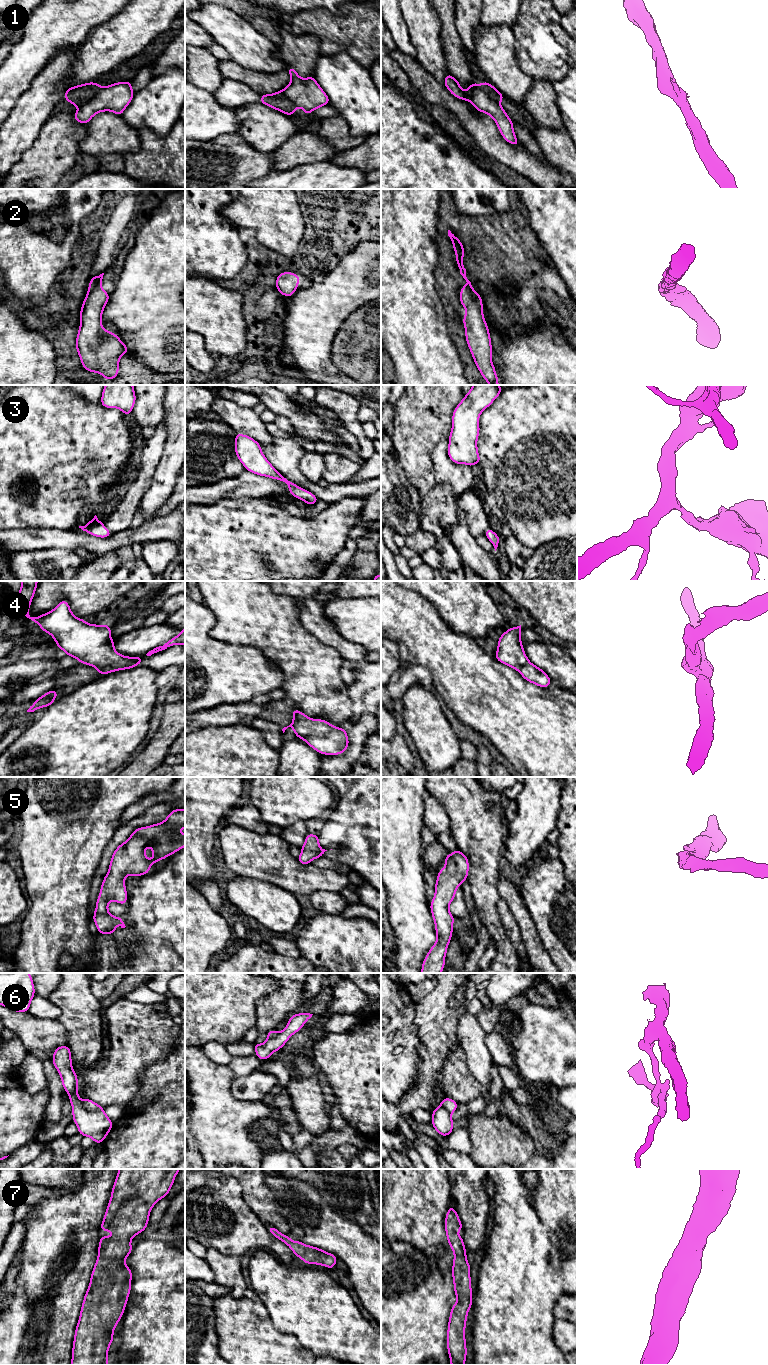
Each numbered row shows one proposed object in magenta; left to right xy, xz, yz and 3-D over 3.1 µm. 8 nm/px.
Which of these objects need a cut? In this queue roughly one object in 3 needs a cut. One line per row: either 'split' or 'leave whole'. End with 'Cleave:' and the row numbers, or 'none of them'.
1: split
2: leave whole
3: leave whole
4: split
5: leave whole
6: split
7: leave whole
Cleave: 1, 4, 6

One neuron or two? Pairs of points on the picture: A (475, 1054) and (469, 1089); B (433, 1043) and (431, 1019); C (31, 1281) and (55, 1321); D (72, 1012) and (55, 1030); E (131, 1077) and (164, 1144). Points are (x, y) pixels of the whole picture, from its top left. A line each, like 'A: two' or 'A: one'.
A: two
B: one
C: one
D: two
E: two

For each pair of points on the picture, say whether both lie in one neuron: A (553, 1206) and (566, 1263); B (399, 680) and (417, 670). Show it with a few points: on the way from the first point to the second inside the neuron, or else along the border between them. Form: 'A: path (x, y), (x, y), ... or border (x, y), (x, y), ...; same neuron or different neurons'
A: path (564, 1220), (564, 1249); same neuron
B: path (403, 678), (413, 674); same neuron

